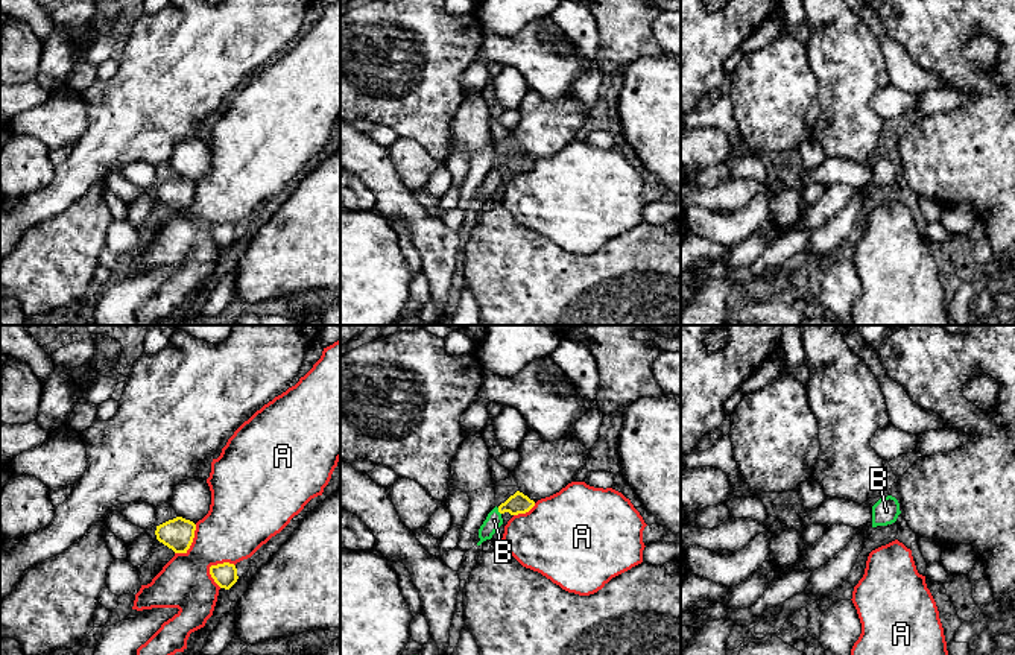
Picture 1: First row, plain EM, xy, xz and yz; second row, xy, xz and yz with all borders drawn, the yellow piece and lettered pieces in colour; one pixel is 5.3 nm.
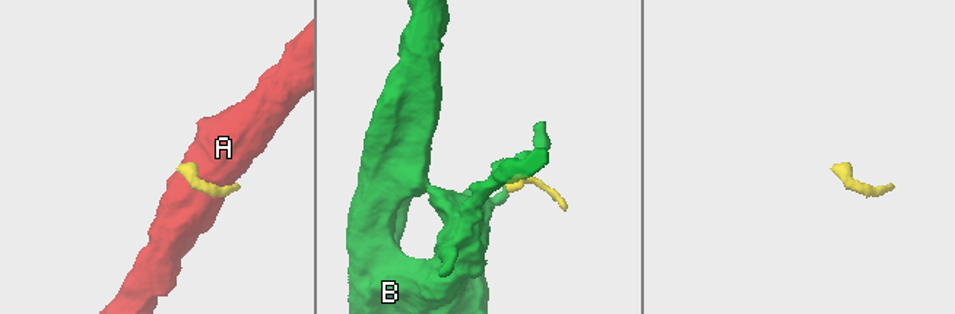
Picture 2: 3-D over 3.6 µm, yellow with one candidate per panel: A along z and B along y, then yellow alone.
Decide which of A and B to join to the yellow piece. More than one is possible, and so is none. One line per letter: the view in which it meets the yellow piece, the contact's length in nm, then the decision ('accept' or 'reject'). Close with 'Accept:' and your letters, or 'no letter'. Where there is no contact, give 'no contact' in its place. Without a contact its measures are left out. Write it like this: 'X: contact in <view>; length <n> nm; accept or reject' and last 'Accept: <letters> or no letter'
A: contact in xy; length 150 nm; reject
B: contact in xz; length 40 nm; accept
Accept: B

